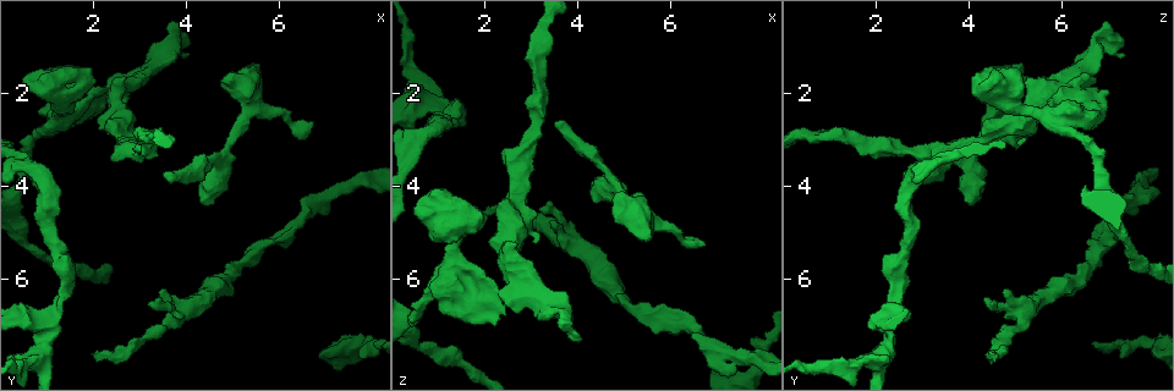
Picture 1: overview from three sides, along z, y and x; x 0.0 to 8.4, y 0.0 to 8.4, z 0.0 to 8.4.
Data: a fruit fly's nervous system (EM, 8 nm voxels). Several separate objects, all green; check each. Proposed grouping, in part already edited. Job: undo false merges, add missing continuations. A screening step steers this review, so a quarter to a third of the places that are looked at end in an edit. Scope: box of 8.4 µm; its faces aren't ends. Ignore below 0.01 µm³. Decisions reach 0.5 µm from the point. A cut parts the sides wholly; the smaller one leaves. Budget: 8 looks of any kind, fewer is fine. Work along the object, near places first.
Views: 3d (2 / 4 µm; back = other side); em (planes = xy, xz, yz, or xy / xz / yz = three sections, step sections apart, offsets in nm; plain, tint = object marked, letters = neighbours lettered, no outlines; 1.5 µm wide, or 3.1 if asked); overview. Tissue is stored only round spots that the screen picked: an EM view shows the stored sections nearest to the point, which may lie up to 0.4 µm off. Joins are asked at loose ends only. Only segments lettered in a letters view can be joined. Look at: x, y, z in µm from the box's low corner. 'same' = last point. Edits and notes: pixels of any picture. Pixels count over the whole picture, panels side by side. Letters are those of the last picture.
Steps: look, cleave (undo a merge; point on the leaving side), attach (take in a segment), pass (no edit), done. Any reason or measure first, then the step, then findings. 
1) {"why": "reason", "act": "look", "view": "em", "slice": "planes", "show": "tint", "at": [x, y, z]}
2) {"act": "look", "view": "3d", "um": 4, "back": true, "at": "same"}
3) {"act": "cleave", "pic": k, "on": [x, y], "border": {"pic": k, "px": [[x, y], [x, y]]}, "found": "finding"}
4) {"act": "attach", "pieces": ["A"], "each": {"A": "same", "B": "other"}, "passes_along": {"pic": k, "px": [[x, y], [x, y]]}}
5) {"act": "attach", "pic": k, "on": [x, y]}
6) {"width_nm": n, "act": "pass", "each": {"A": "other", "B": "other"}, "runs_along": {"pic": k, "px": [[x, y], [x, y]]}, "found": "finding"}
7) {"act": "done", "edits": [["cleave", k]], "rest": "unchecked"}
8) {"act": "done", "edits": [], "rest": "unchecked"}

{"why": "branch stops here", "act": "look", "view": "em", "slice": "planes", "show": "plain", "at": [4.35, 4.30, 3.90]}

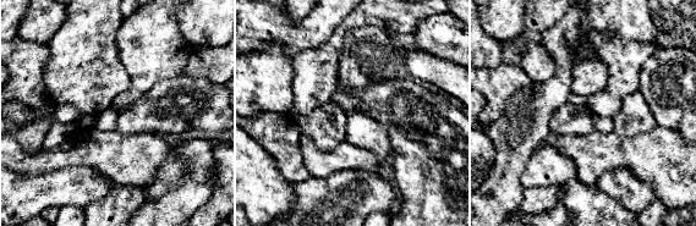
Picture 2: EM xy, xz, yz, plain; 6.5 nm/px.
{"act": "look", "view": "em", "slice": "planes", "show": "letters", "at": "same"}

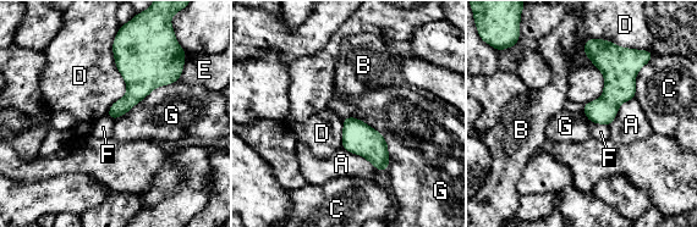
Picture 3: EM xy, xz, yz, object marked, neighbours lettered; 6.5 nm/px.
{"act": "pass", "each": {"A": "other", "B": "other", "C": "other", "D": "other", "E": "other", "F": "other", "G": "other"}, "border": {"pic": 3, "px": [[179, 81], [155, 87], [114, 120]]}, "found": "no lettered segment goes on from it"}

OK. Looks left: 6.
{"why": "an open end", "act": "look", "view": "em", "slice": "yz", "step": 8, "show": "letters", "at": [2.05, 7.65, 4.55]}

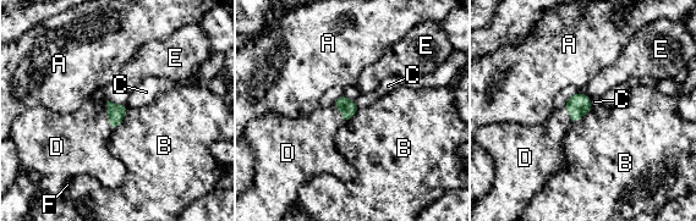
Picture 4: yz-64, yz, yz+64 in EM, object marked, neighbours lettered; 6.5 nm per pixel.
{"act": "attach", "pic": 4, "on": [78, 139], "each": {"A": "other", "B": "other", "C": "other", "D": "same", "E": "other", "F": "other"}, "passes_along": {"pic": 4, "px": [[116, 112], [108, 115], [78, 139]]}, "found": "the neuron continues"}

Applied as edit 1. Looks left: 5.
{"act": "look", "view": "overview"}

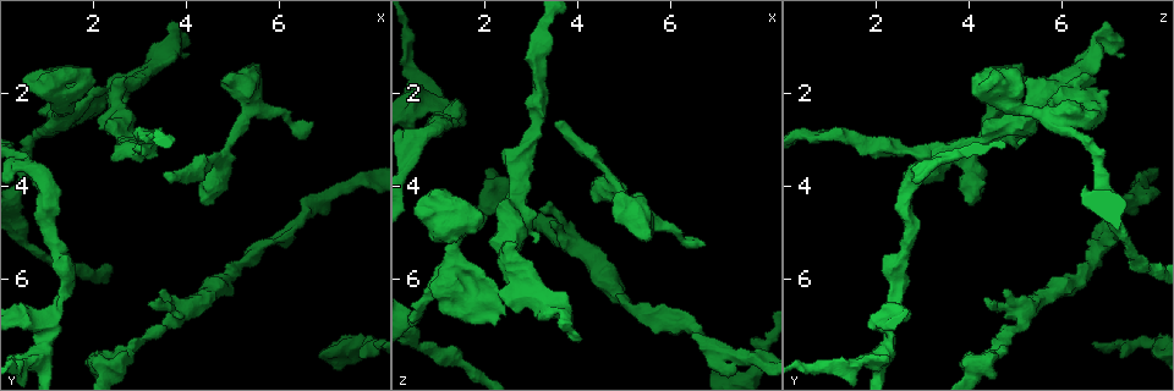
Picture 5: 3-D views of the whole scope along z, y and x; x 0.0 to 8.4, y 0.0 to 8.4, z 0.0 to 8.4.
{"why": "branch stops here", "act": "look", "view": "em", "slice": "planes", "show": "letters", "at": [6.70, 2.65, 5.25]}

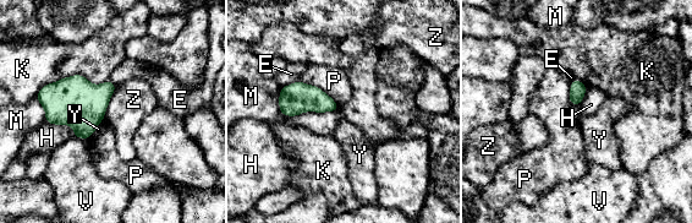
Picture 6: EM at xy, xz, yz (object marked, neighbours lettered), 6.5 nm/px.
{"width_nm": 110, "act": "pass", "each": {"E": "other", "H": "other", "K": "other", "M": "other", "P": "other", "V": "other", "Y": "other", "Z": "other"}, "border": {"pic": 6, "px": [[109, 79], [65, 76], [36, 98]]}, "found": "no lettered segment goes on from it"}

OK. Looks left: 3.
{"act": "done", "edits": [["attach", 4]], "rest": "unchecked"}

